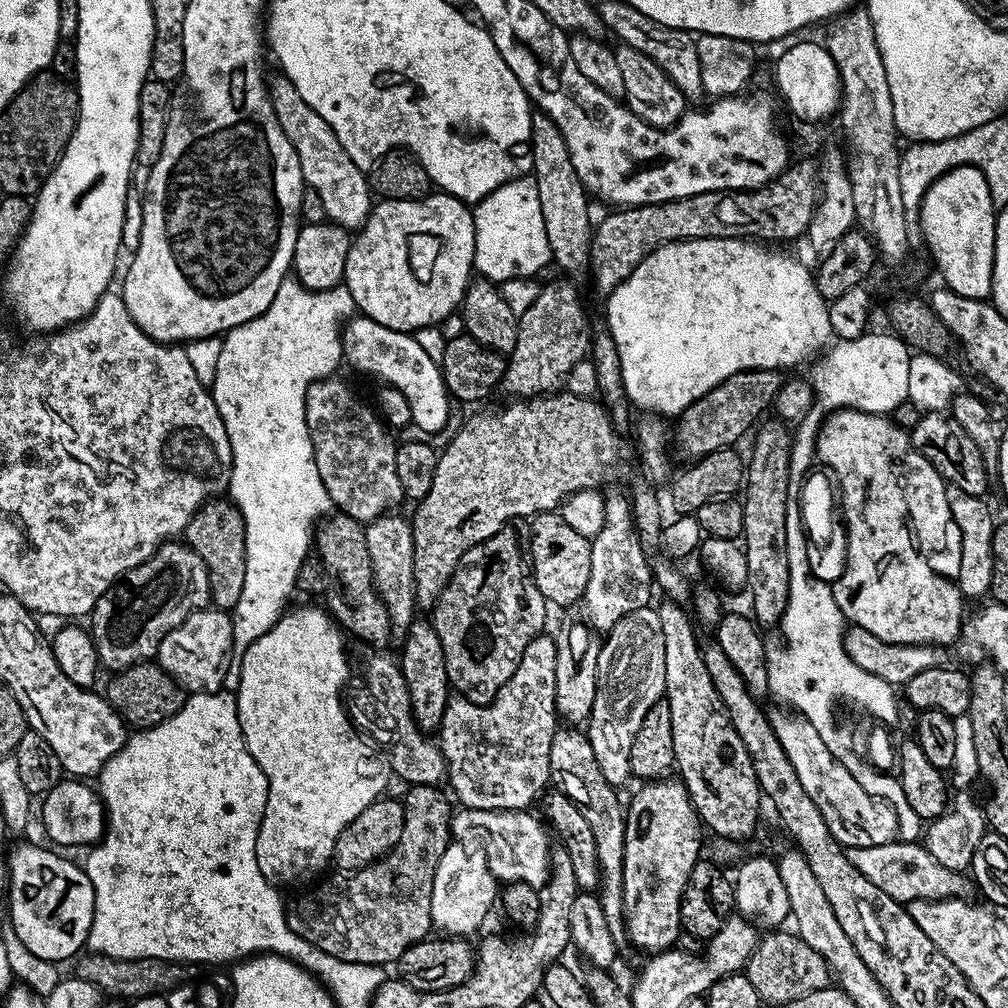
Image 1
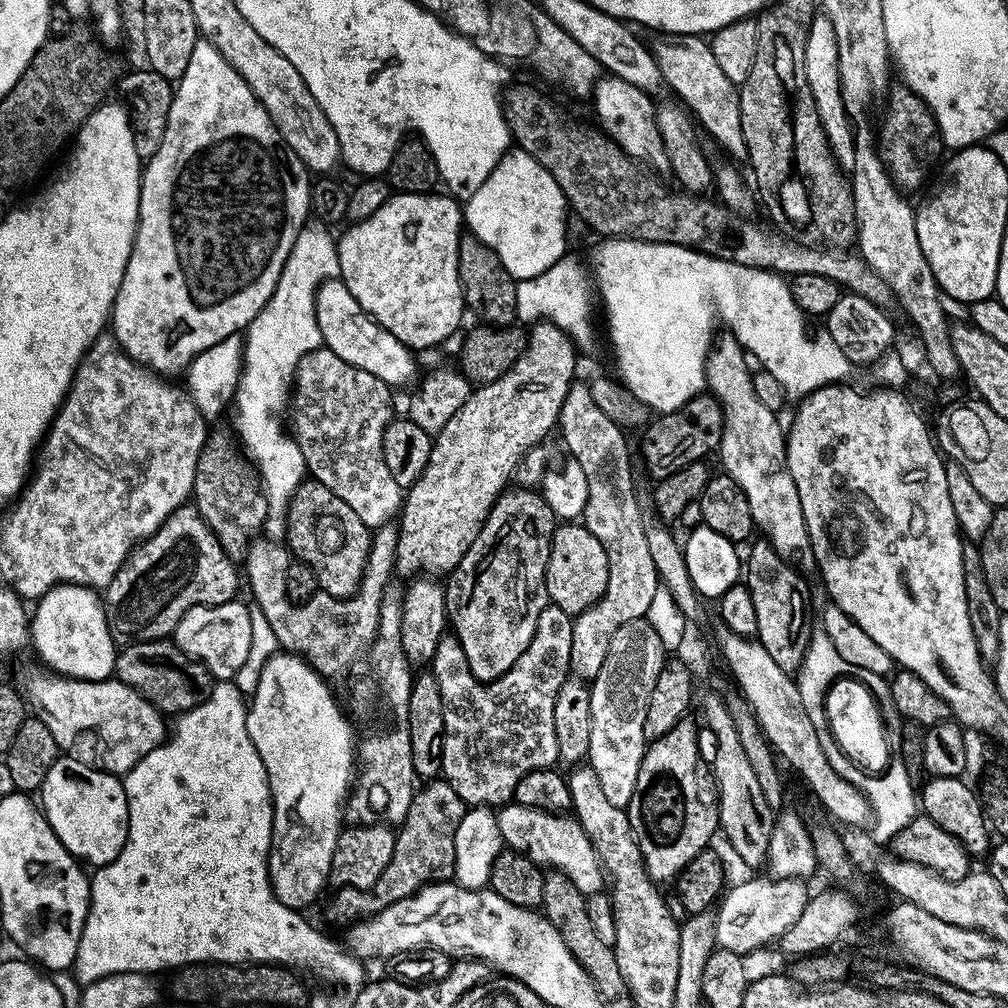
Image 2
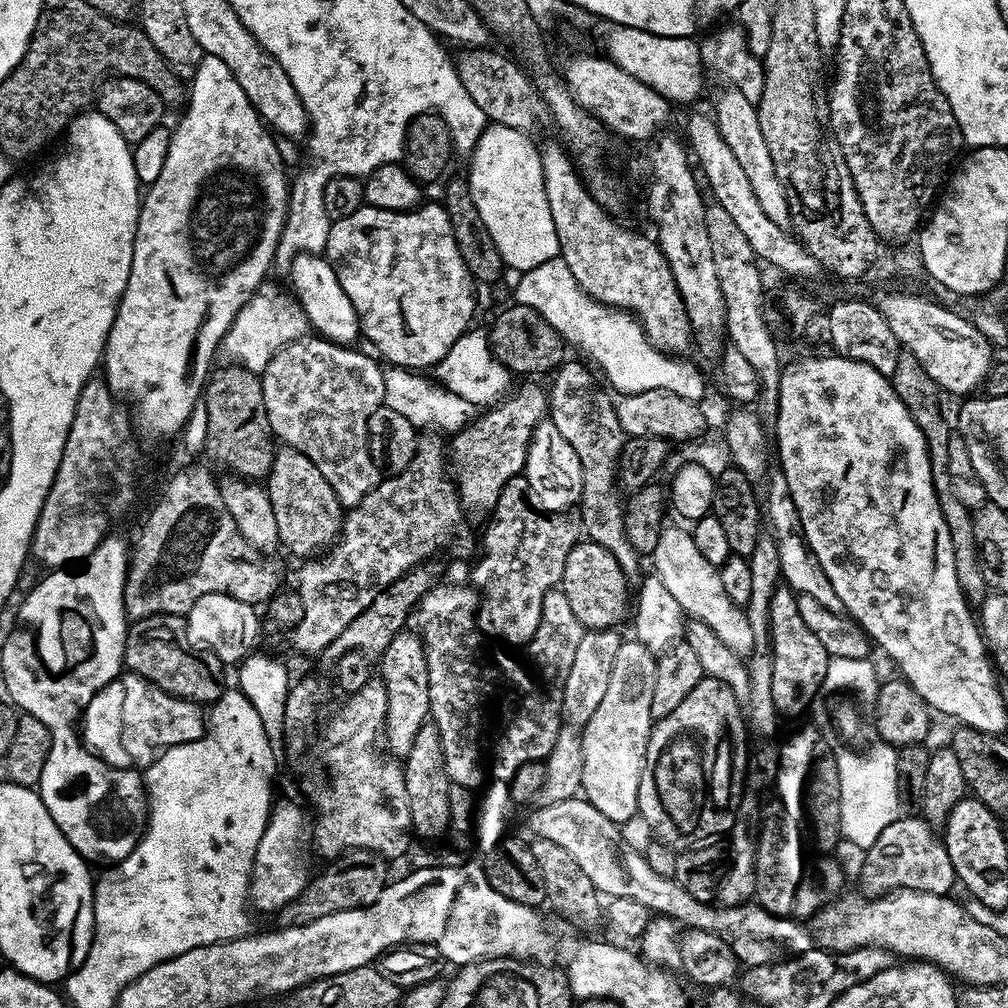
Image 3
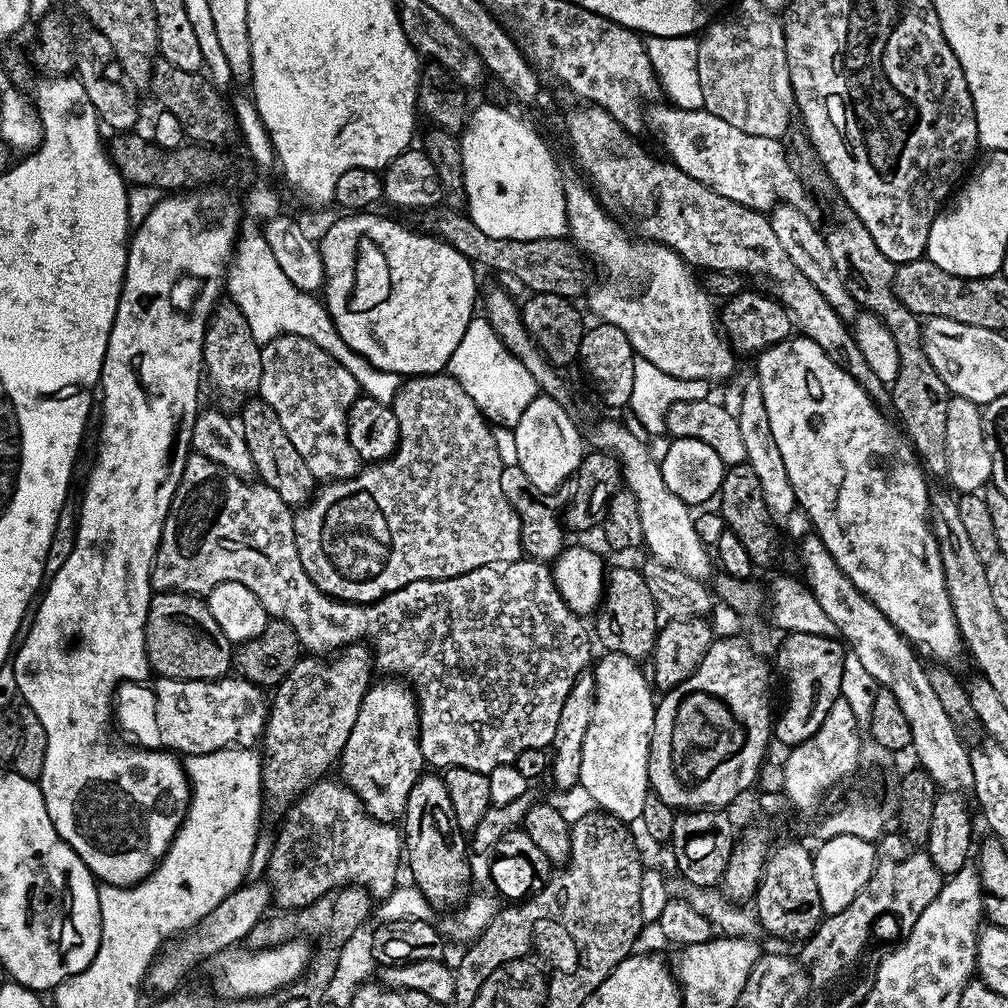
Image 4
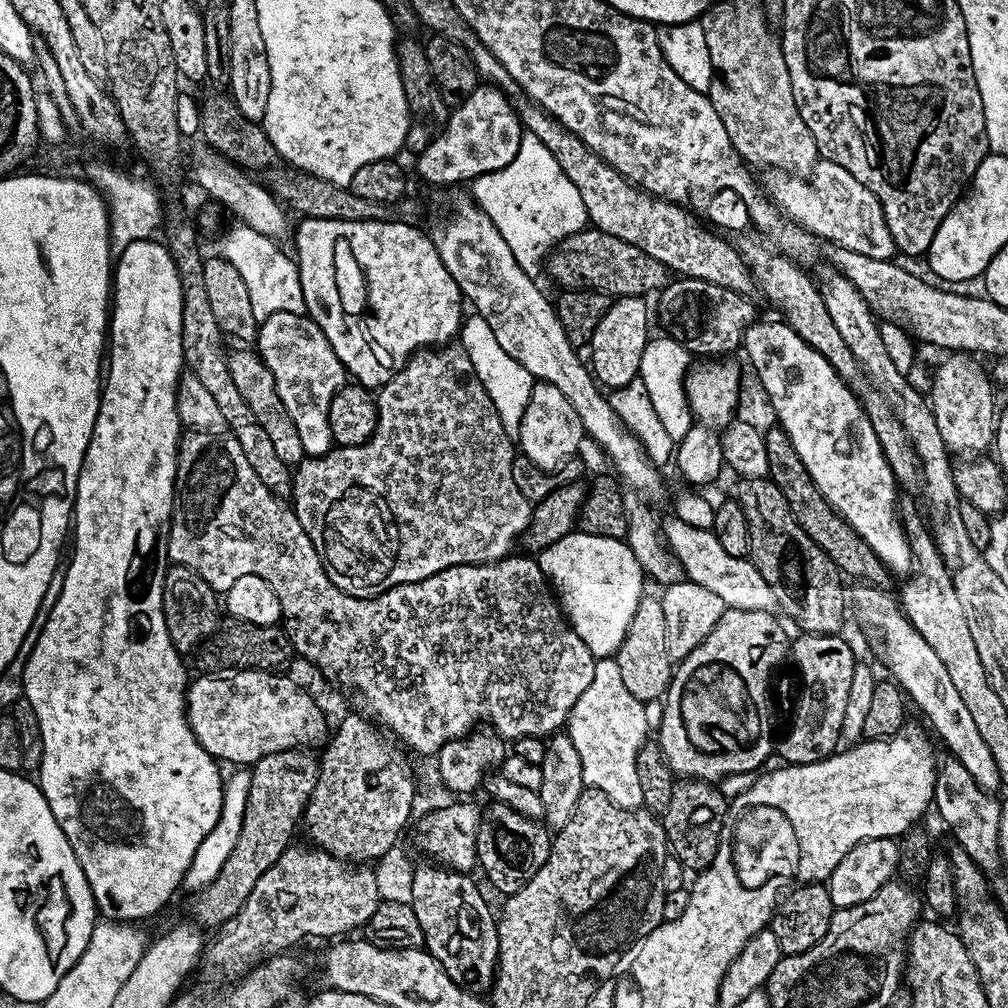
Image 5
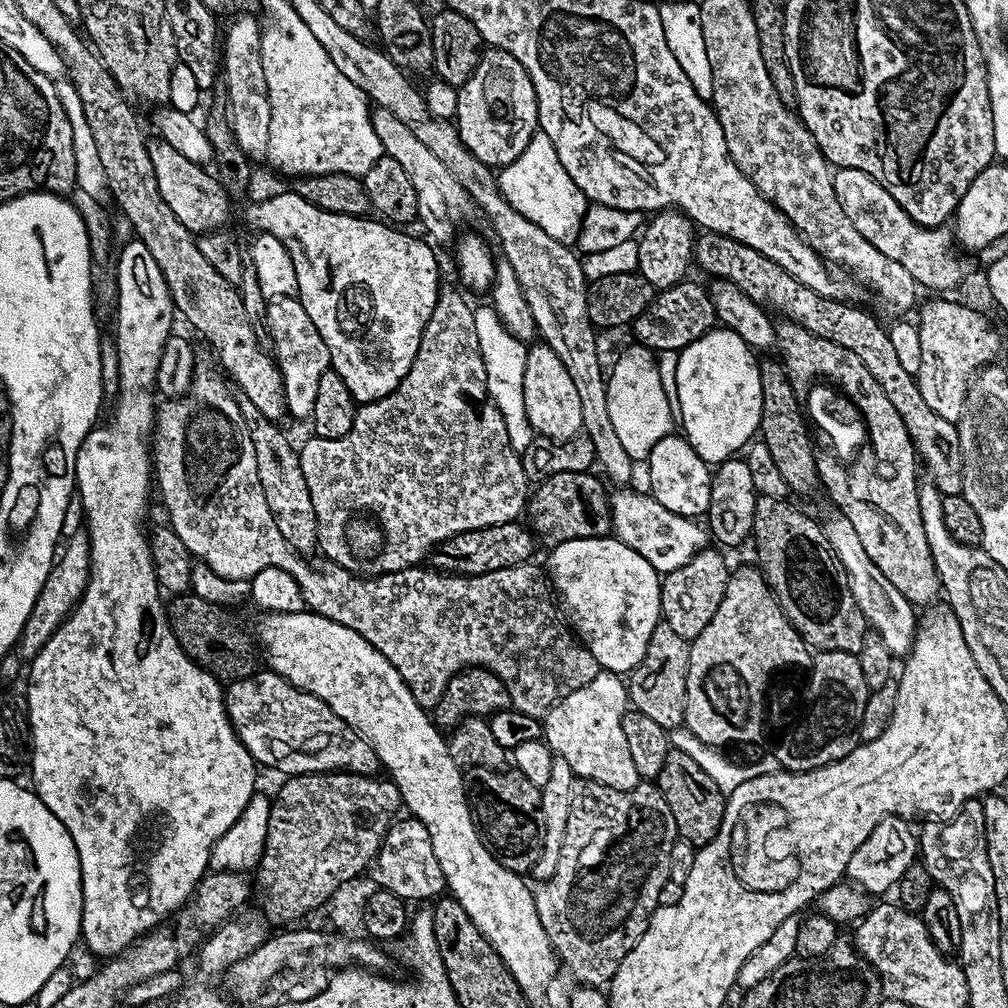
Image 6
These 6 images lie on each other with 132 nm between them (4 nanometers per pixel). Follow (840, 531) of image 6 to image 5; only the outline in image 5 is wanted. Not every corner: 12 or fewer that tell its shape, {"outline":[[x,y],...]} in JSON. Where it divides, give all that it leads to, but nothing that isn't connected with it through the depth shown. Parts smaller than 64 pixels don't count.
{"outline":[[880,586],[850,600],[884,664],[985,792],[994,754],[946,666]]}

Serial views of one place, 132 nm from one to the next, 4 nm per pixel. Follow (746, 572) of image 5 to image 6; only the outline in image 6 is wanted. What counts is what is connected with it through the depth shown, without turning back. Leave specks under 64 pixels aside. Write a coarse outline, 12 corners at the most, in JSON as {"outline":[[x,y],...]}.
{"outline":[[611,493],[612,532],[656,572],[709,547],[703,523],[651,494]]}

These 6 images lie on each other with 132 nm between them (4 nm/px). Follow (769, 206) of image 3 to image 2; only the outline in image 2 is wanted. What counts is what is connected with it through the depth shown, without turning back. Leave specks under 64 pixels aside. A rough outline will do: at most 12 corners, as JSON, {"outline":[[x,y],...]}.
{"outline":[[657,31],[663,83],[734,159],[747,161],[740,89],[703,35]]}

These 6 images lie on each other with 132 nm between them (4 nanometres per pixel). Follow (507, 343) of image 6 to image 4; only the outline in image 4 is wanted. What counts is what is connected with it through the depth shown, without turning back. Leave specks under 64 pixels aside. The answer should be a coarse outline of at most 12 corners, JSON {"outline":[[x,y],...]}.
{"outline":[[474,318],[447,371],[493,425],[515,429],[536,379]]}

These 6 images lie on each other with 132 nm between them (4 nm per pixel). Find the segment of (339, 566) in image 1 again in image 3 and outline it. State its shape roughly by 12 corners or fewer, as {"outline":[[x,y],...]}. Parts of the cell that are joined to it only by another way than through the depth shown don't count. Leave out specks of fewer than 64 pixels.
{"outline":[[298,450],[273,451],[266,491],[280,544],[312,558],[345,509]]}

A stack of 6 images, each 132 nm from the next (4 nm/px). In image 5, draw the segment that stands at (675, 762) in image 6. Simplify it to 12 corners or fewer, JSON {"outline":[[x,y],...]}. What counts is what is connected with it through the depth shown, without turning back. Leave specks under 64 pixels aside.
{"outline":[[675,781],[669,849],[699,874],[714,862],[729,801],[715,783]]}

